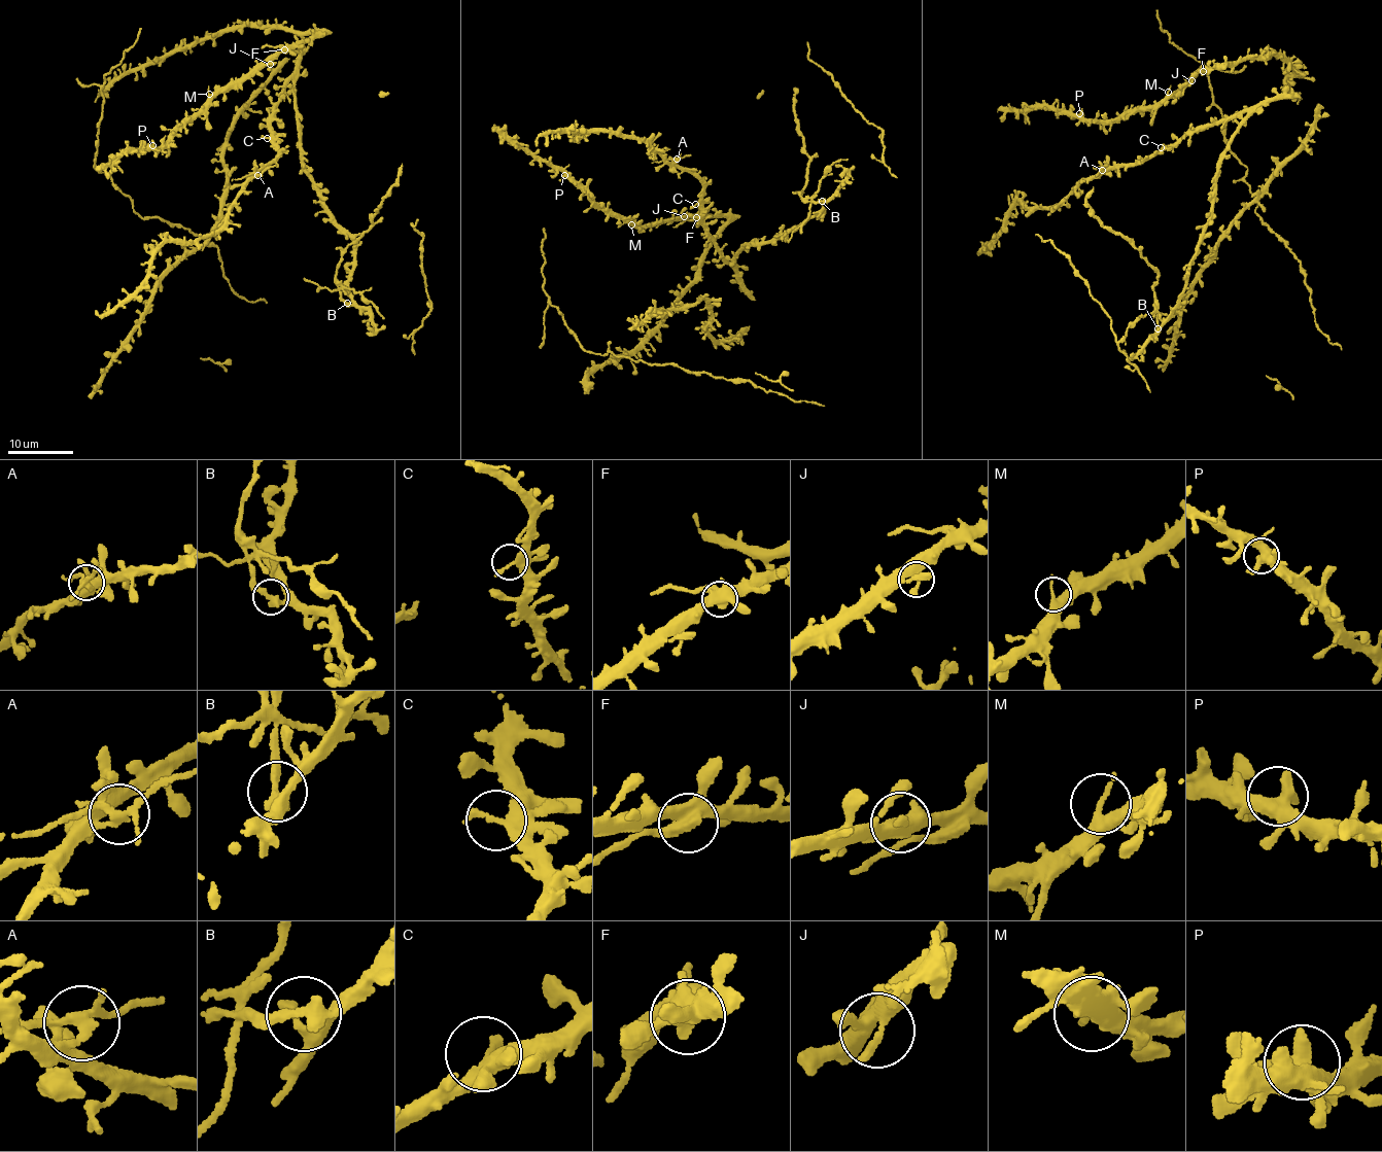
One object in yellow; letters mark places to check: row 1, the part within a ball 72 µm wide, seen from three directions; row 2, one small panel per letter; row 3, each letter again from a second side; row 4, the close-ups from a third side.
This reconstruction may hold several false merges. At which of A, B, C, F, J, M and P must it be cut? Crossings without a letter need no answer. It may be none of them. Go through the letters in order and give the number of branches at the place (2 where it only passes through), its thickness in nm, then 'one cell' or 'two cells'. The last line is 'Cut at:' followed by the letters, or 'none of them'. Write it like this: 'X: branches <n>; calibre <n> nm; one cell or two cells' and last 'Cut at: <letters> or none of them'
A: branches 5; calibre 240 nm; two cells
B: branches 2; calibre 320 nm; two cells
C: branches 2; calibre 360 nm; one cell
F: branches 5; calibre 500 nm; two cells
J: branches 2; calibre 360 nm; one cell
M: branches 2; calibre 280 nm; one cell
P: branches 5; calibre 440 nm; one cell
Cut at: A, B, F

